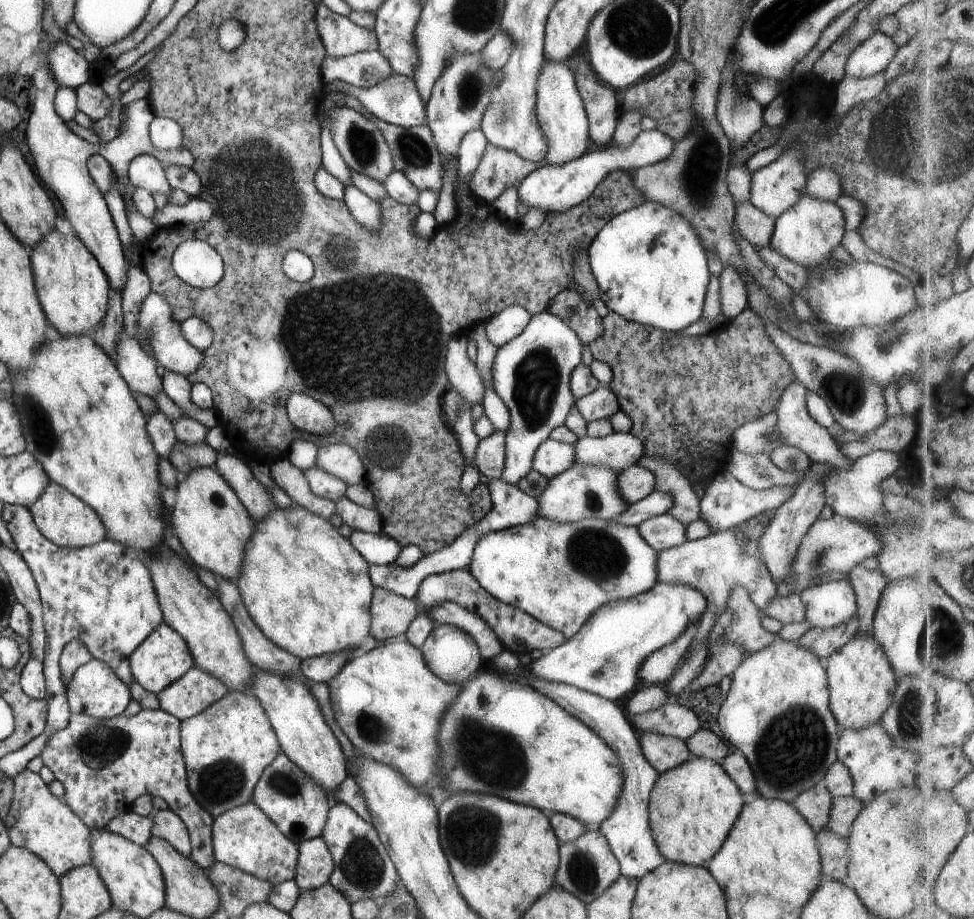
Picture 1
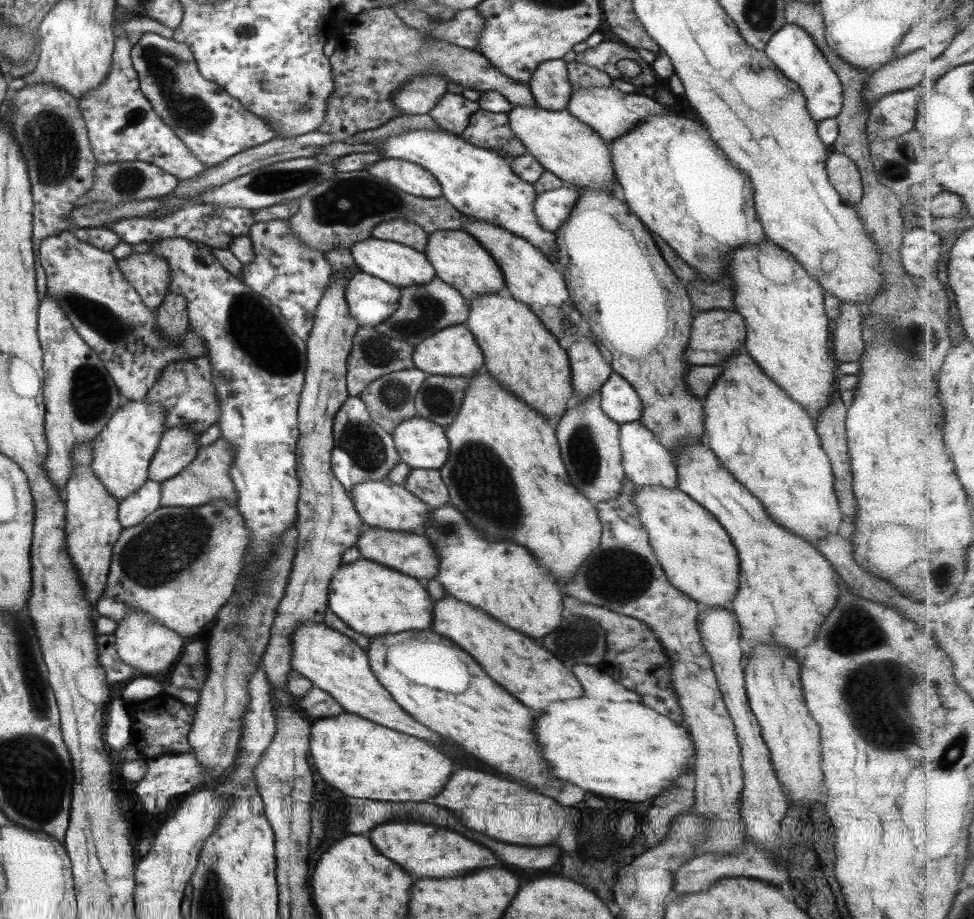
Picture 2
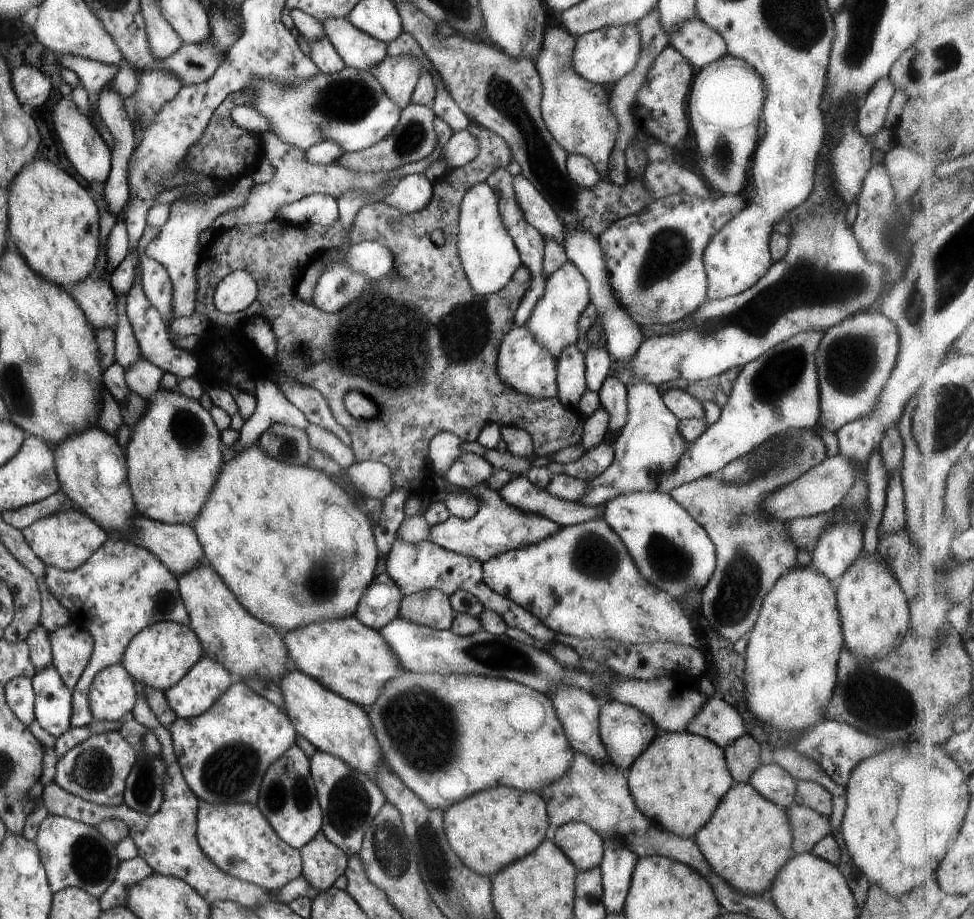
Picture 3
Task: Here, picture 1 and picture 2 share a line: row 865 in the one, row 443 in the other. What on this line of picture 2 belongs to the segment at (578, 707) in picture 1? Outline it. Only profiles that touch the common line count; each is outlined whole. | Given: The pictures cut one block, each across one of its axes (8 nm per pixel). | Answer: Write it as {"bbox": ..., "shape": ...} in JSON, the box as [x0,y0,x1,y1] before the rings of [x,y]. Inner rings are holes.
{"bbox":[618,421,677,489],"shape":[[[641,421],[619,425],[618,443],[624,476],[634,485],[657,485],[667,489],[677,489],[677,472],[671,463],[669,451],[655,439],[651,431],[643,427]]]}

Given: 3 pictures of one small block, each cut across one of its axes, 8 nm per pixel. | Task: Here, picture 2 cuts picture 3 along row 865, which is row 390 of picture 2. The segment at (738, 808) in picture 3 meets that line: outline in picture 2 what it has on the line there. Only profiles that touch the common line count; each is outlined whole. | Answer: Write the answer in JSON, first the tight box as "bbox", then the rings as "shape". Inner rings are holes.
{"bbox":[701,353,843,548],"shape":[[[735,353],[727,357],[721,366],[721,376],[717,377],[715,385],[701,400],[705,428],[701,443],[709,447],[733,478],[761,502],[773,522],[817,548],[819,539],[823,539],[827,533],[837,533],[837,526],[843,516],[833,492],[835,488],[830,462],[820,445],[813,418],[808,417],[801,405],[771,381],[747,353]]]}

